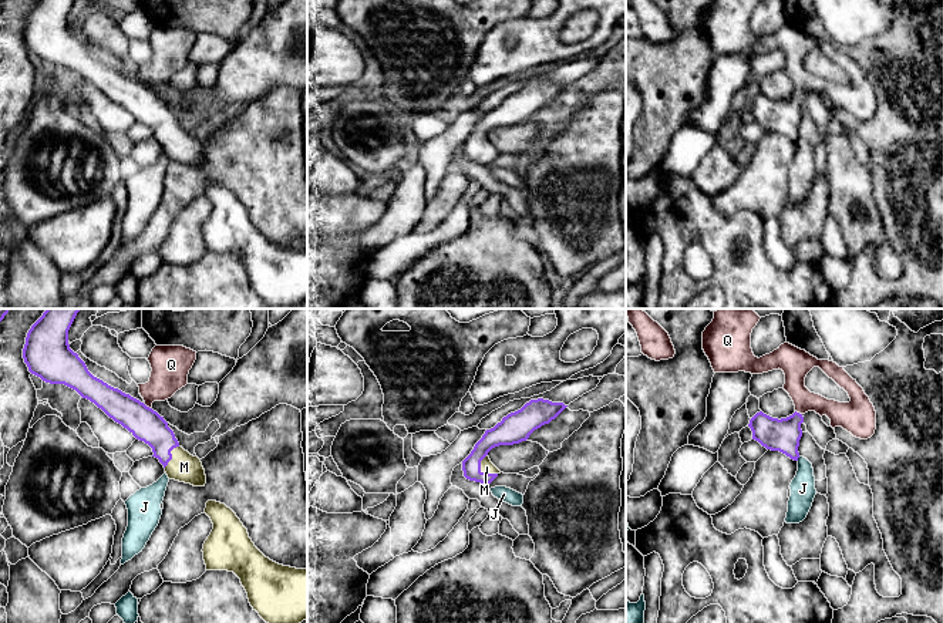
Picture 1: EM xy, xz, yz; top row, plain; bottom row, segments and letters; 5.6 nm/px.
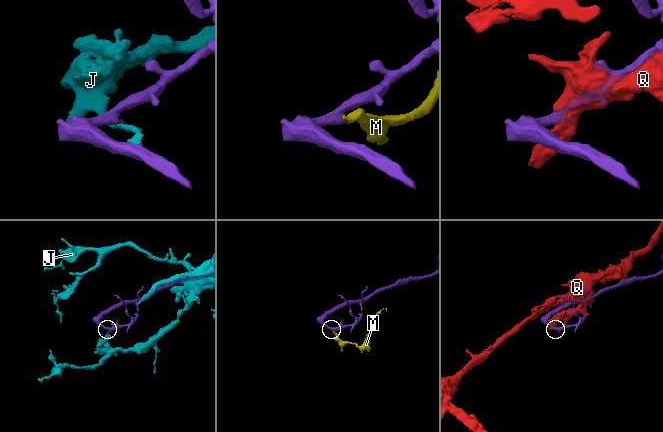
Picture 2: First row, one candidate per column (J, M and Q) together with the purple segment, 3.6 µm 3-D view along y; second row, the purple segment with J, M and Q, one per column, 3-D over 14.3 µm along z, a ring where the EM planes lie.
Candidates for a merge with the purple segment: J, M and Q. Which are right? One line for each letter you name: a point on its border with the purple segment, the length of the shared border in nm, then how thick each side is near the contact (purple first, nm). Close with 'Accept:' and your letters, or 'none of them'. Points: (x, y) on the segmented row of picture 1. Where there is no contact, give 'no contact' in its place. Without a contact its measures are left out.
M: meets purple in xz at (480, 470); contact 130 nm long; 140 nm thick on the purple side, 70 nm on the other
Accept: M

